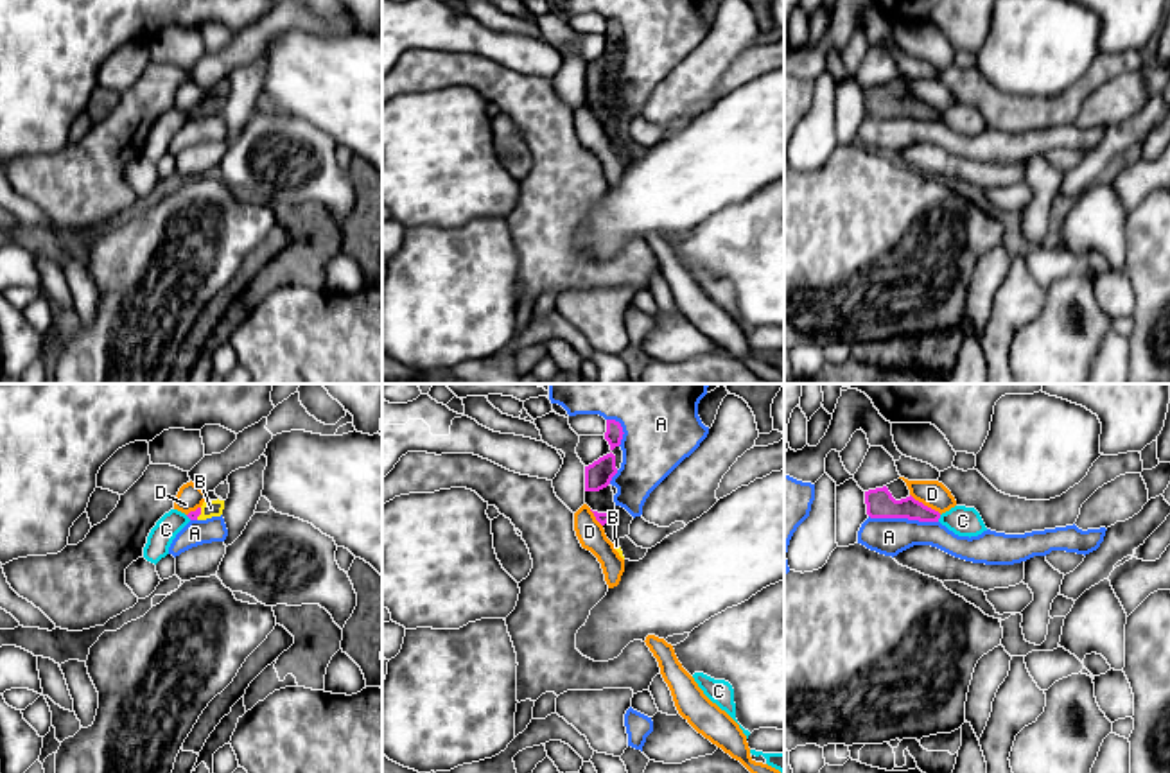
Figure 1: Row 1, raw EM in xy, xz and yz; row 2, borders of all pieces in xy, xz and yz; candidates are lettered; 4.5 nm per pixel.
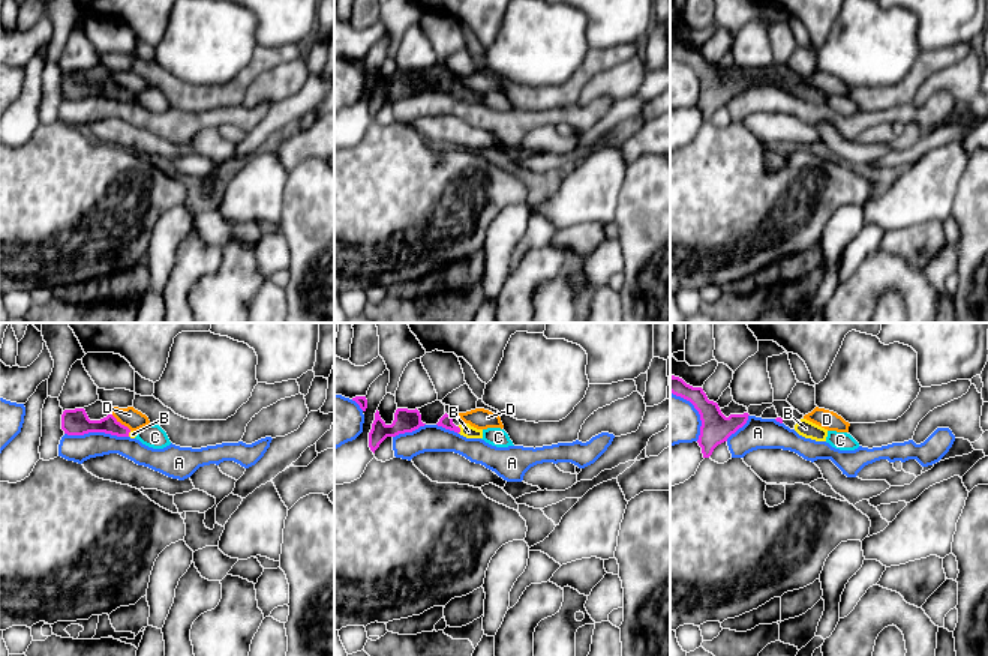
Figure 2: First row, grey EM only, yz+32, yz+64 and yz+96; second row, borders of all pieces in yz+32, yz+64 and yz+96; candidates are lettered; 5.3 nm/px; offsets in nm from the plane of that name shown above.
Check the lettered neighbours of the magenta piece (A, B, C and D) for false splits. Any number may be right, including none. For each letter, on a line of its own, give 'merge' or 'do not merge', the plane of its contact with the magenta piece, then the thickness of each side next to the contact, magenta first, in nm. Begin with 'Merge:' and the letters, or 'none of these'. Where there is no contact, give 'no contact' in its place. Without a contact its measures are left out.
Merge: B
A: do not merge; contact in yz; calibres 130 and 170 nm
B: merge; contact in xy; calibres 50 and 80 nm
C: do not merge; contact in yz; calibres 110 and 130 nm
D: do not merge; contact in yz; calibres 130 and 120 nm

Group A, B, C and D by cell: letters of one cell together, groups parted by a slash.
A / B / C / D

